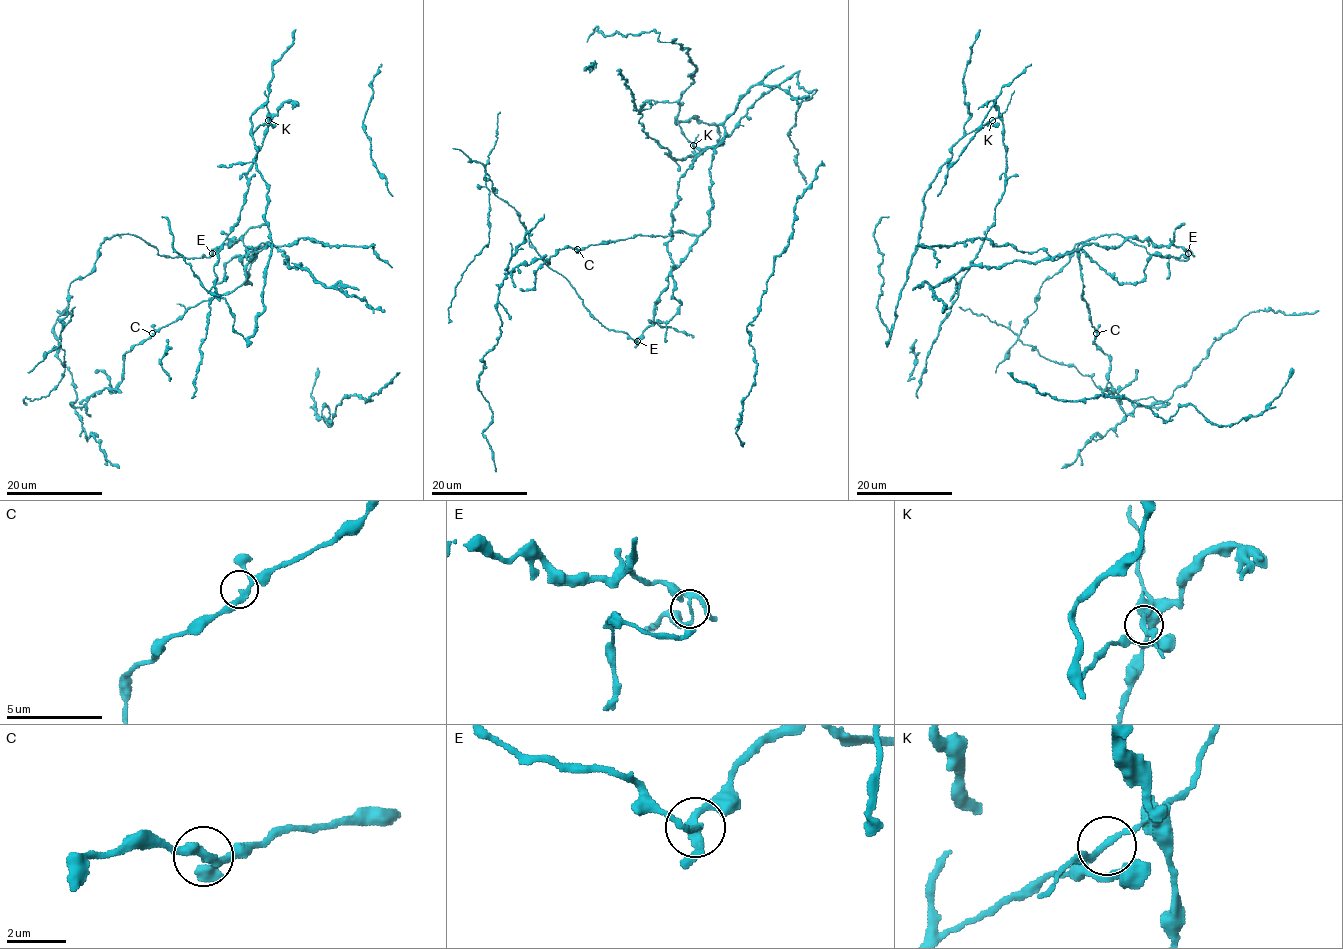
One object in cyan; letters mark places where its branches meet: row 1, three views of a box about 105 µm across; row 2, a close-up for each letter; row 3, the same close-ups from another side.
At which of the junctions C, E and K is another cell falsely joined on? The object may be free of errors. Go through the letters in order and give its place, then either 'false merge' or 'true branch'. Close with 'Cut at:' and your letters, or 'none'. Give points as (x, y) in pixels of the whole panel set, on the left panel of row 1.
C: place (152, 333); true branch
E: place (212, 253); false merge
K: place (268, 120); true branch
Cut at: E

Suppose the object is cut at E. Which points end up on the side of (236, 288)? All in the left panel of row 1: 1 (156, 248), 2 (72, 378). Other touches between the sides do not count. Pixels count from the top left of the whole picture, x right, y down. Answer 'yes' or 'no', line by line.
1: no
2: yes

